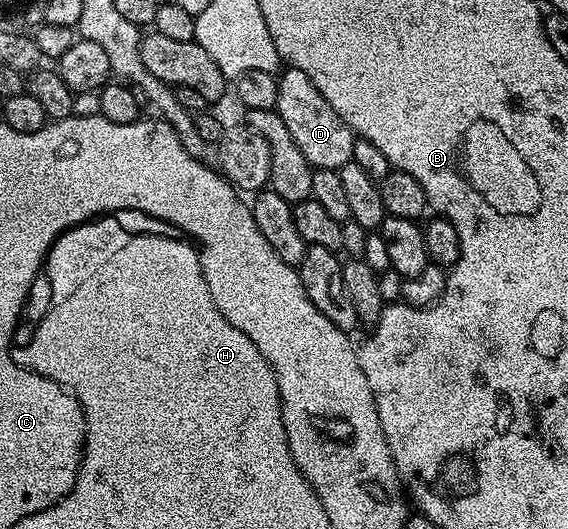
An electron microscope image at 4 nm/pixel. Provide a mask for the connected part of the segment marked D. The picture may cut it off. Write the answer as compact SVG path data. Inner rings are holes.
M291 66L285 67L278 76L278 102L275 112L280 115L282 122L286 122L286 130L294 138L298 150L306 154L306 162L313 169L334 168L339 170L342 166L352 163L352 151L357 137L350 126L334 114L334 106L318 94L318 86L302 74L302 70Z

